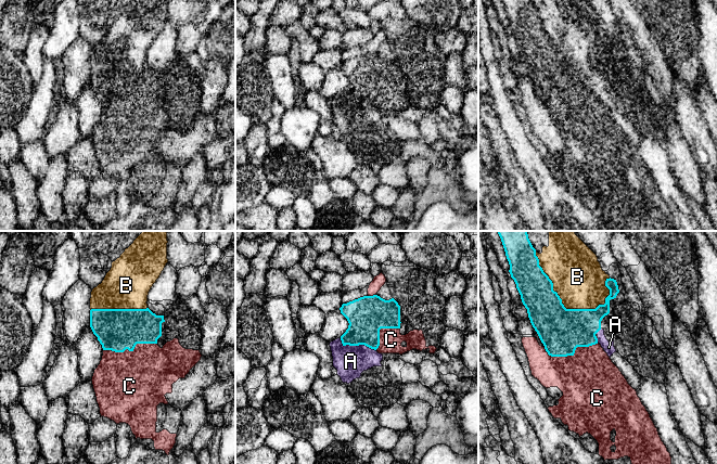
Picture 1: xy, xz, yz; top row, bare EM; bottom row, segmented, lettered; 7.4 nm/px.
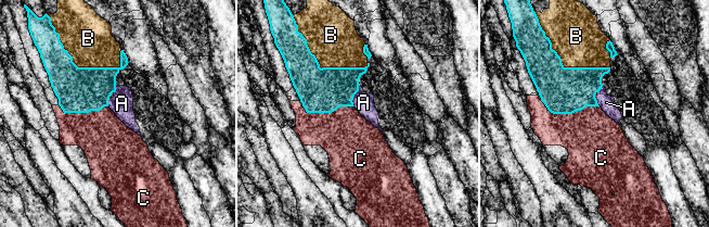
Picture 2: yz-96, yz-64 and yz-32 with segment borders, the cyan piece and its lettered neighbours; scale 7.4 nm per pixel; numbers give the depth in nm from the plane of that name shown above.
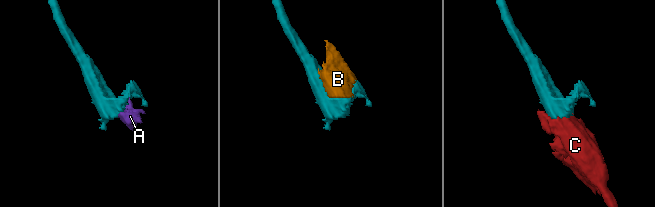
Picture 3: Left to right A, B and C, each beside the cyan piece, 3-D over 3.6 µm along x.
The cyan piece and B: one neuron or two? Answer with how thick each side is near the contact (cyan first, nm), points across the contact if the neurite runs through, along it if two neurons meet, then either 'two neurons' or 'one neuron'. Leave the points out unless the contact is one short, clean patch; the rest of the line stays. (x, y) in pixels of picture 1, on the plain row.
calibres 340 and 380 nm; two neurons

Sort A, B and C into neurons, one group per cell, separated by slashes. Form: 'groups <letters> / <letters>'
groups A B / C

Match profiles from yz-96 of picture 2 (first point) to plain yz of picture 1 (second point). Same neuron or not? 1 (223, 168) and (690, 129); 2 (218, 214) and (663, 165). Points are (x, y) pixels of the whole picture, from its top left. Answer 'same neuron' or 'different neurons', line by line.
1: same neuron
2: different neurons

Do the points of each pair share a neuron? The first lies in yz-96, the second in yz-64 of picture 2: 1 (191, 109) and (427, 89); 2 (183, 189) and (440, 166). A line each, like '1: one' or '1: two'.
1: one
2: two

